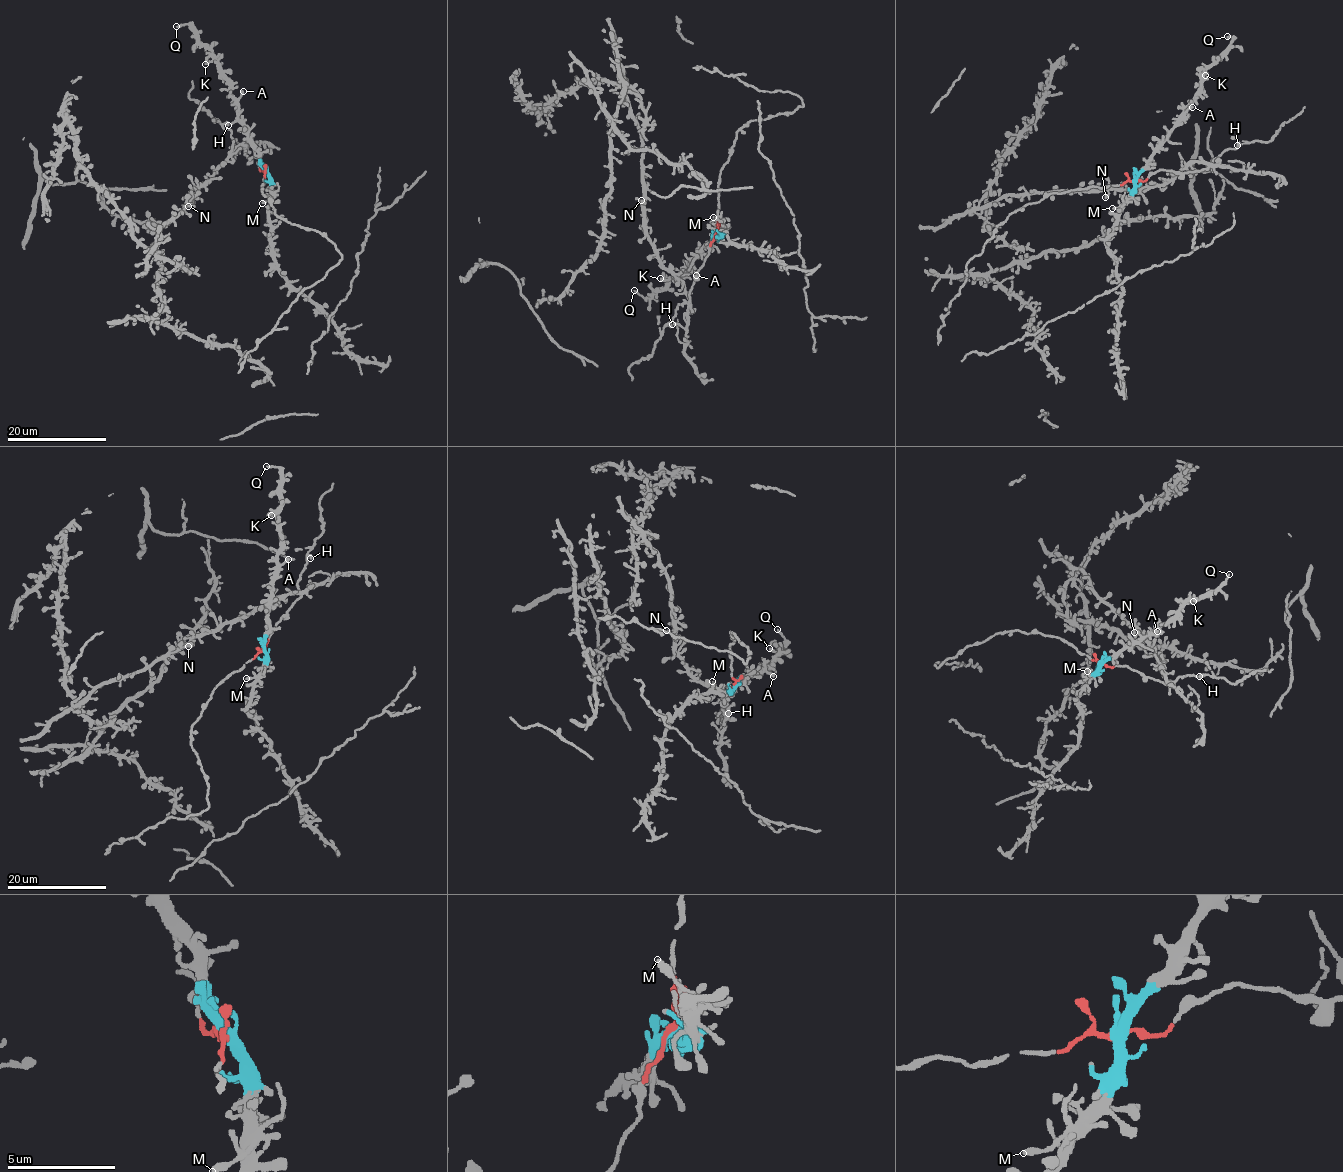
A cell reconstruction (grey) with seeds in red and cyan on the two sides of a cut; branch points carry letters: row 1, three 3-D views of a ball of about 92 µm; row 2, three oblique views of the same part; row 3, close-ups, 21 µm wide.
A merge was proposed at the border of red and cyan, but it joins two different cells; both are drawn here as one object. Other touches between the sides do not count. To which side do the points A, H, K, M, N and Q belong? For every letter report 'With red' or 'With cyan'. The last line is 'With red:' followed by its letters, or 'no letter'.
A: With cyan
H: With red
K: With cyan
M: With cyan
N: With red
Q: With cyan
With red: H, N

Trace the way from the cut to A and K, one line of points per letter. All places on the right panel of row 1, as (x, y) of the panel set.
A: (1134, 181), (1160, 142), (1192, 106)
K: (1134, 181), (1195, 96), (1204, 75)

